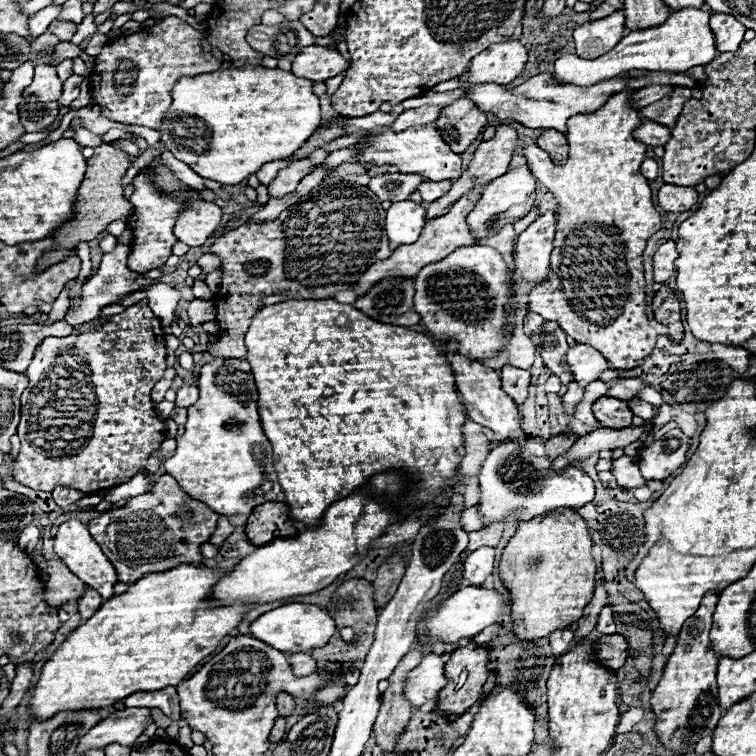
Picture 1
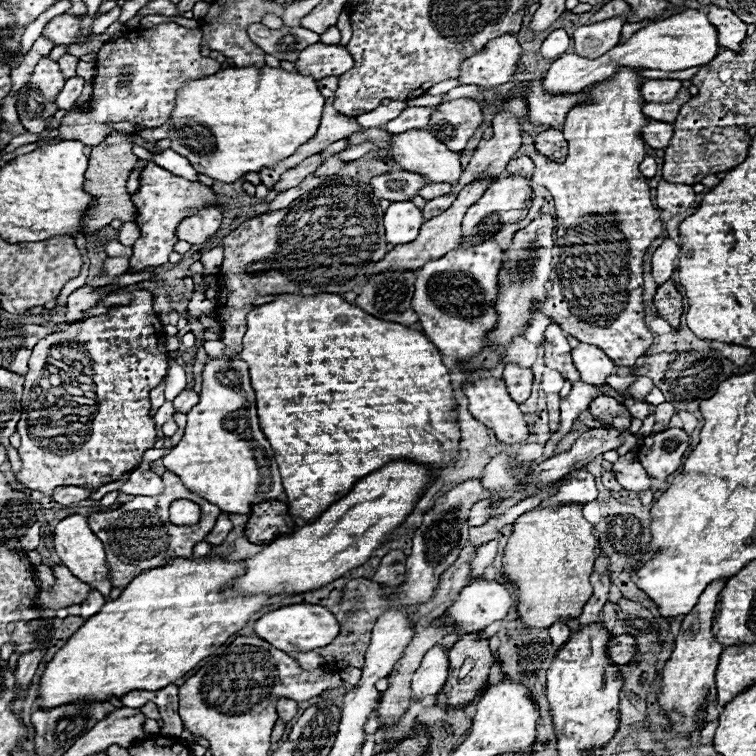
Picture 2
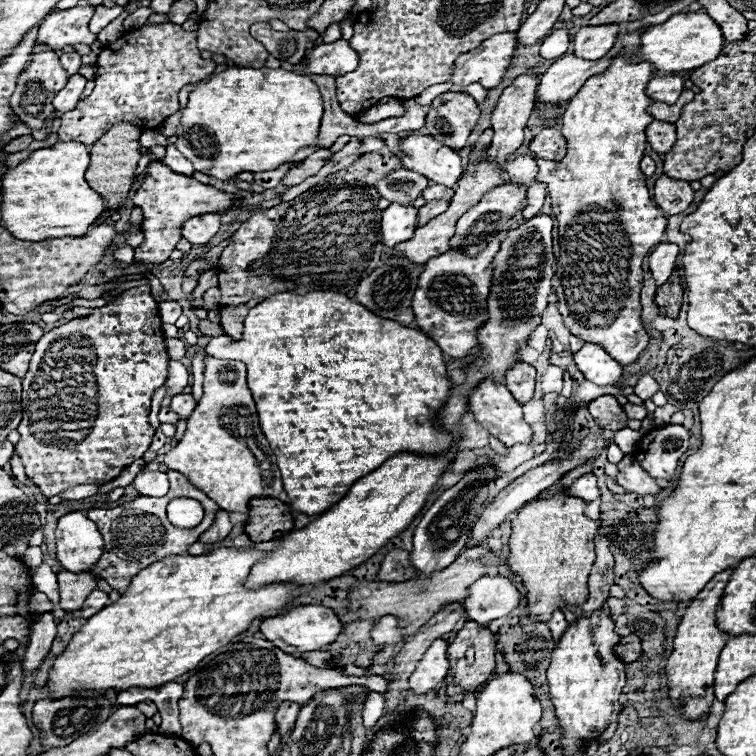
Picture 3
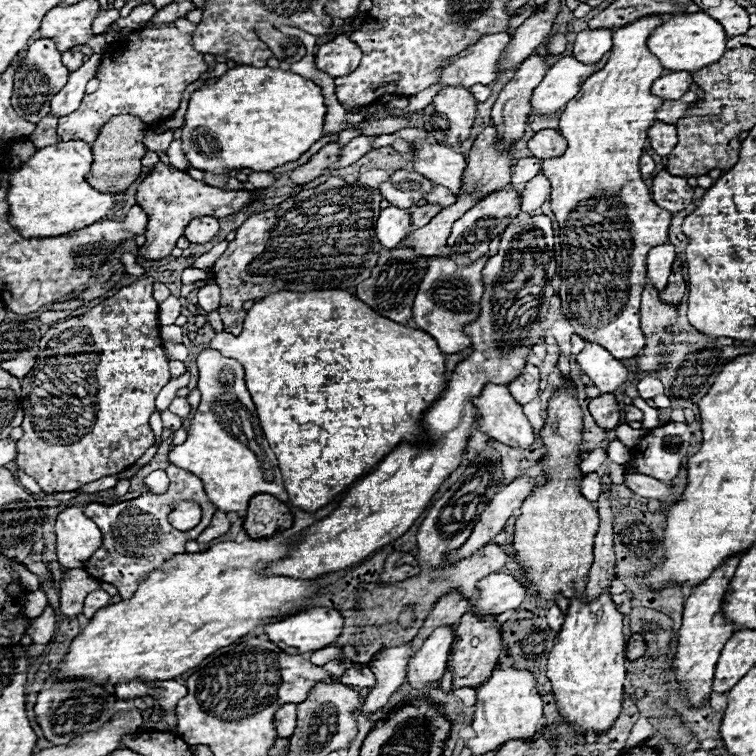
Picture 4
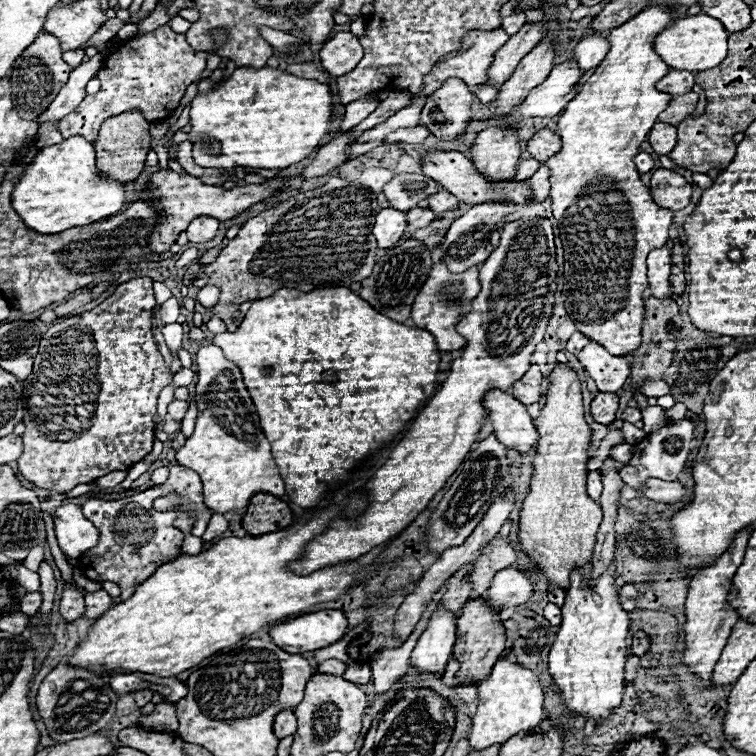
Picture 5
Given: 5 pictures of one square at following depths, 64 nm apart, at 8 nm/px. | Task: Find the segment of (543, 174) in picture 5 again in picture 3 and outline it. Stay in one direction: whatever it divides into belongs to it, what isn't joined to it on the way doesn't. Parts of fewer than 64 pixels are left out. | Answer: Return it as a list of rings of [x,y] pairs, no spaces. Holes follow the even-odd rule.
[[[534,182],[534,184],[528,188],[528,192],[526,192],[526,202],[528,202],[528,204],[526,204],[522,216],[524,216],[526,220],[532,218],[532,216],[538,216],[540,208],[542,208],[542,204],[544,204],[544,198],[546,198],[546,184]]]

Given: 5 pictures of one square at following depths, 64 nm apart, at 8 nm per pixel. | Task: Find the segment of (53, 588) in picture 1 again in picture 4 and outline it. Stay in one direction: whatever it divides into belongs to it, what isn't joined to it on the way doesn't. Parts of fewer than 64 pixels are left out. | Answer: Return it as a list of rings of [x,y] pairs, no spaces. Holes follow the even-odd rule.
[[[84,568],[68,570],[62,578],[62,584],[60,584],[60,610],[62,610],[62,614],[66,618],[76,618],[78,614],[82,614],[84,598],[98,588],[100,588],[100,582],[92,580],[92,576],[88,576],[88,572],[84,572]],[[28,592],[24,598],[24,616],[36,618],[46,606],[46,594],[44,592]]]

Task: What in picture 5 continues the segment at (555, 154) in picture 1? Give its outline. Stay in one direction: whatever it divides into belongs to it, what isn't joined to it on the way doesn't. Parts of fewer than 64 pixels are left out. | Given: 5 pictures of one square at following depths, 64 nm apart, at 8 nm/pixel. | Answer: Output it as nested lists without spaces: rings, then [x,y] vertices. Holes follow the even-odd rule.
[[[540,130],[536,132],[528,142],[528,152],[538,162],[546,162],[550,156],[554,156],[560,150],[560,136],[552,130]]]

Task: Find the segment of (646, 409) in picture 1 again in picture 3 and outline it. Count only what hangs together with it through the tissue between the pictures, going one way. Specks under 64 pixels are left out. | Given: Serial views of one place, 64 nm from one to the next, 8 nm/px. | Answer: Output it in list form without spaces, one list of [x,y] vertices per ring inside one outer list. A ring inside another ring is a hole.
[[[624,404],[624,412],[626,412],[626,416],[628,416],[628,420],[644,420],[646,418],[646,408],[642,408],[642,406],[636,406],[636,404]]]

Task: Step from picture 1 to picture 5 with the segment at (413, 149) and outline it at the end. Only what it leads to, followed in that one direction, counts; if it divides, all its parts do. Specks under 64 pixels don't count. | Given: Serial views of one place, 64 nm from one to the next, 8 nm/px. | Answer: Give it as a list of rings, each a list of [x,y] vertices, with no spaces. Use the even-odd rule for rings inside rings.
[[[442,150],[426,152],[422,158],[422,172],[424,172],[424,176],[436,180],[444,190],[454,194],[466,206],[476,206],[476,204],[484,204],[484,202],[502,202],[502,200],[508,200],[514,206],[526,206],[532,200],[532,188],[526,180],[520,180],[520,182],[504,180],[504,182],[496,184],[496,182],[488,180],[484,174],[480,174],[474,168],[472,160],[468,156],[464,156],[462,152],[442,152]]]

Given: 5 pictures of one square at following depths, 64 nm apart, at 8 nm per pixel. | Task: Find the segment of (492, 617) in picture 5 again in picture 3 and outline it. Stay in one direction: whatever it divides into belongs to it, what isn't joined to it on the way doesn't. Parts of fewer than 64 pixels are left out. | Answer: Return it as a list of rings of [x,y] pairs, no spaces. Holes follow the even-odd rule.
[[[466,620],[462,630],[458,632],[458,636],[454,638],[454,642],[448,646],[448,658],[450,658],[450,676],[454,680],[454,684],[448,684],[448,696],[452,696],[456,702],[460,702],[464,698],[464,692],[476,692],[486,680],[492,678],[494,666],[496,666],[496,642],[494,642],[494,634],[482,626],[476,624],[474,620]],[[472,652],[474,654],[474,662],[468,664],[466,654]]]

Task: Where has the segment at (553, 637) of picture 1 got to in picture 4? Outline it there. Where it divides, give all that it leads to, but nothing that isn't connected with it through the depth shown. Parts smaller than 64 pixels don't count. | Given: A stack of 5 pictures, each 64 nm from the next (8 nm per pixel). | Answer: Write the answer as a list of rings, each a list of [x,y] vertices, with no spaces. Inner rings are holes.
[[[554,604],[554,606],[550,606],[548,610],[546,610],[546,620],[548,620],[548,626],[552,628],[552,630],[560,630],[562,628],[562,622],[564,622],[564,614],[562,614],[562,610]]]

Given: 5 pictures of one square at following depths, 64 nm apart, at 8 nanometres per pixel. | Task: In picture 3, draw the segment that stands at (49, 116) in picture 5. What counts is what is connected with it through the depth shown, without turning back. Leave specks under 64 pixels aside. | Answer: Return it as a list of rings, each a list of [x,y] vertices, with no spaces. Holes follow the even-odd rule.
[[[74,74],[68,78],[68,84],[54,96],[52,106],[56,112],[70,112],[72,108],[76,108],[76,104],[82,98],[82,90],[84,90],[86,78],[82,74]]]

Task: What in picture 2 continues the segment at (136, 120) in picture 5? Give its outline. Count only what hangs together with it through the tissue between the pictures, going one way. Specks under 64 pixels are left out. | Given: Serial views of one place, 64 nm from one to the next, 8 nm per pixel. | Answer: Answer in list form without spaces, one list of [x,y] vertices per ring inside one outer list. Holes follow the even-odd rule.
[[[114,130],[110,136],[104,138],[104,142],[100,142],[98,146],[92,148],[84,188],[88,188],[88,192],[92,192],[94,204],[92,204],[92,212],[88,214],[88,220],[84,220],[84,234],[86,236],[96,234],[104,226],[108,226],[114,218],[120,218],[124,222],[132,222],[132,218],[134,218],[136,208],[130,202],[130,192],[126,188],[126,180],[138,162],[138,156],[132,152],[132,148],[134,148],[132,138],[134,136],[136,134],[132,134],[132,132]]]

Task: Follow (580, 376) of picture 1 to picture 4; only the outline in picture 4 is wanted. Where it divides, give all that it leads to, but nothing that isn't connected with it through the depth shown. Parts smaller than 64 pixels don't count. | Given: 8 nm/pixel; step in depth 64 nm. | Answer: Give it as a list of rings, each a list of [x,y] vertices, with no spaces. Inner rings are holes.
[[[588,342],[586,348],[576,356],[582,372],[592,378],[600,392],[616,392],[628,378],[628,368],[622,360],[610,356],[602,346]]]

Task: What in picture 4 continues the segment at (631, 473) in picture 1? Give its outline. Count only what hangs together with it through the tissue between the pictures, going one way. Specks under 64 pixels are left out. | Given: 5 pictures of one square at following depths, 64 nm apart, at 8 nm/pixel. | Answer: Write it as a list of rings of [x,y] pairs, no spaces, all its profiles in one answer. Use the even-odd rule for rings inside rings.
[[[630,474],[624,484],[634,490],[636,494],[644,498],[654,498],[654,500],[666,500],[674,496],[674,486],[664,484],[652,476],[640,476],[640,474]]]

